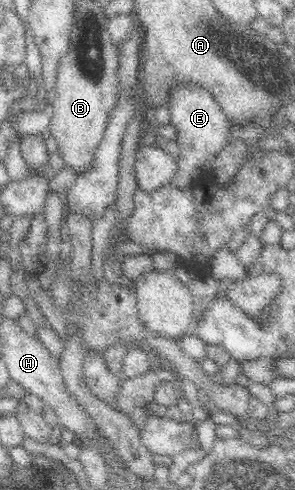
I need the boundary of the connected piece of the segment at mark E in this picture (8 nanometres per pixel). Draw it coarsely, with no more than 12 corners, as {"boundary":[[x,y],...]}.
{"boundary":[[204,87],[167,88],[186,188],[227,142],[230,119]]}

